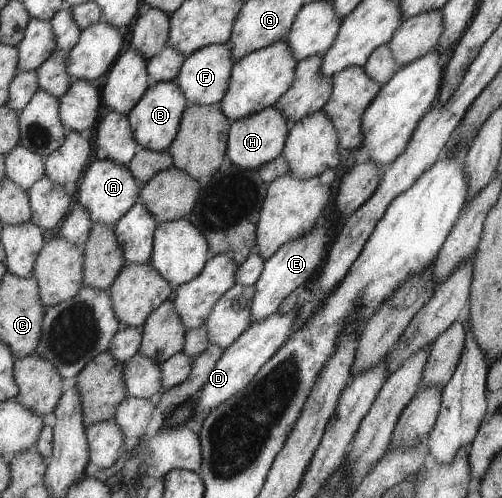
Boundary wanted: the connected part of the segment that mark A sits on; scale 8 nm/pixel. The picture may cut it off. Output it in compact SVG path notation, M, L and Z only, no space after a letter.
M98 158L88 166L82 185L77 190L77 197L82 207L90 211L94 222L115 225L140 201L142 188L143 185L140 185L140 181L136 181L128 165Z

